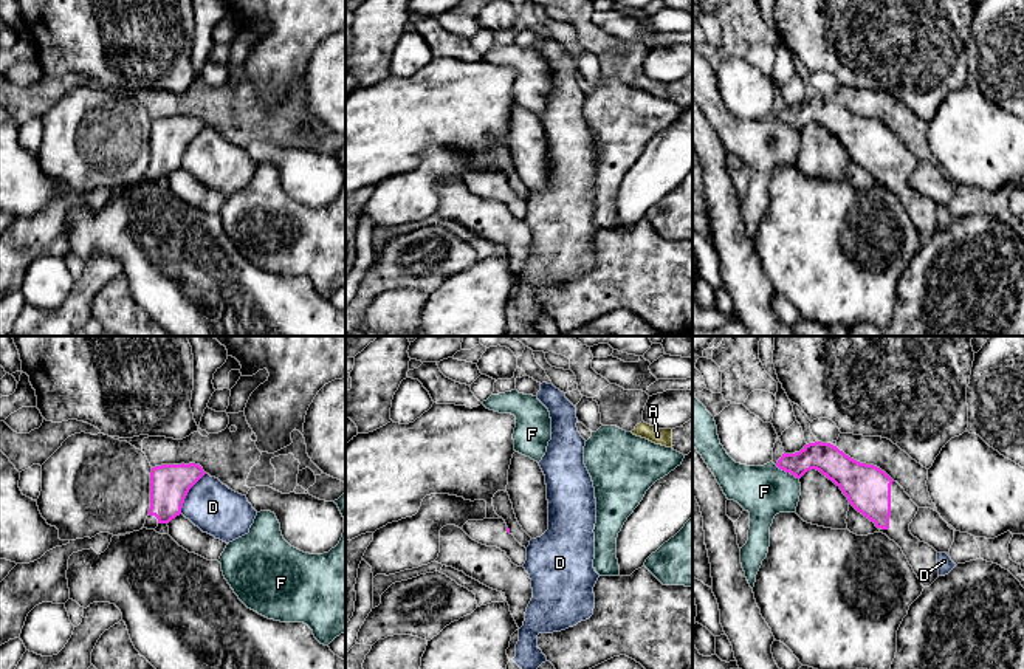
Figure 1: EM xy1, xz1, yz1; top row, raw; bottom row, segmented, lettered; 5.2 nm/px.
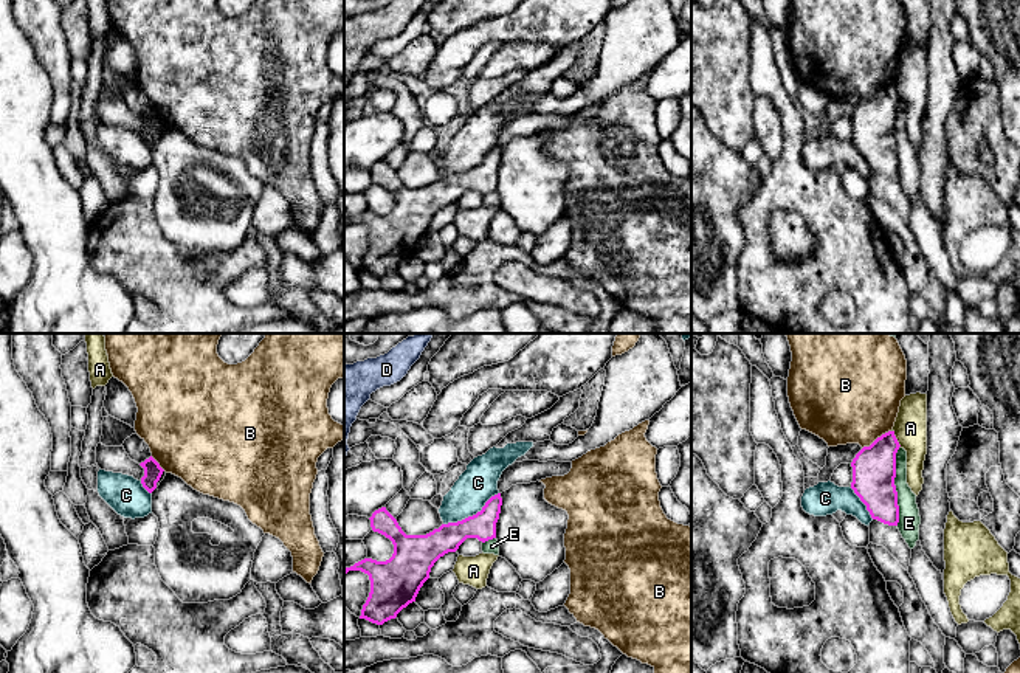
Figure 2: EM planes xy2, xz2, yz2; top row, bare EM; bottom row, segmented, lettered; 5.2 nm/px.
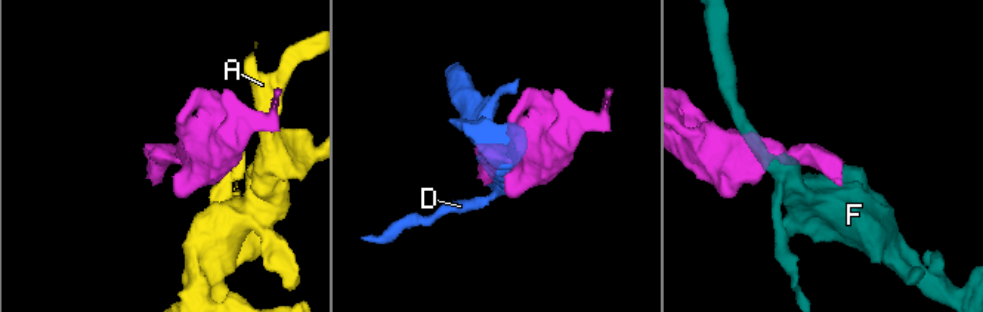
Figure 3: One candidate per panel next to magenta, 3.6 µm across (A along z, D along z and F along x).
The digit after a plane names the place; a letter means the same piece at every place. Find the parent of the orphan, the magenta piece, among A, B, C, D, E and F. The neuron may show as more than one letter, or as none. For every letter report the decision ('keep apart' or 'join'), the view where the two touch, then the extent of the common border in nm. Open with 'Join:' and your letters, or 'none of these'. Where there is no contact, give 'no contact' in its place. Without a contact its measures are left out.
Join: none of these
A: keep apart; meets magenta in yz2; contact 100 nm long
B: keep apart; meets magenta in yz2; contact 190 nm long
C: keep apart; meets magenta in xz2; contact 340 nm long
D: keep apart; meets magenta in xy1; contact 260 nm long
E: keep apart; meets magenta in yz2; contact 420 nm long
F: keep apart; meets magenta in yz1; contact 150 nm long

